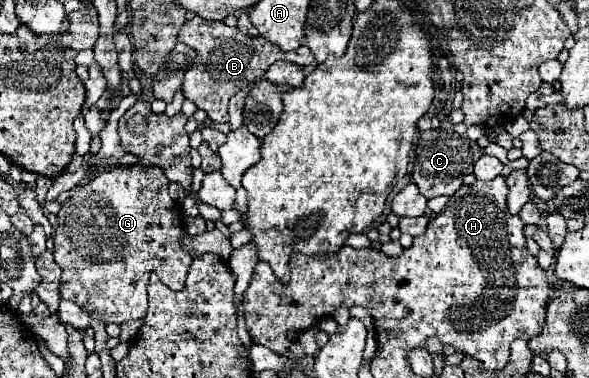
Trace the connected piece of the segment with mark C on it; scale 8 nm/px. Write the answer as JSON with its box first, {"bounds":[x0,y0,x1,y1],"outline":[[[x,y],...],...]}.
{"bounds":[413,128,483,198],"outline":[[[445,128],[425,130],[421,132],[417,142],[417,154],[413,162],[413,182],[419,186],[425,198],[433,198],[441,194],[451,196],[459,190],[459,186],[463,184],[463,176],[473,170],[473,164],[481,154],[483,150],[477,142],[455,134],[453,130],[445,130]]]}

